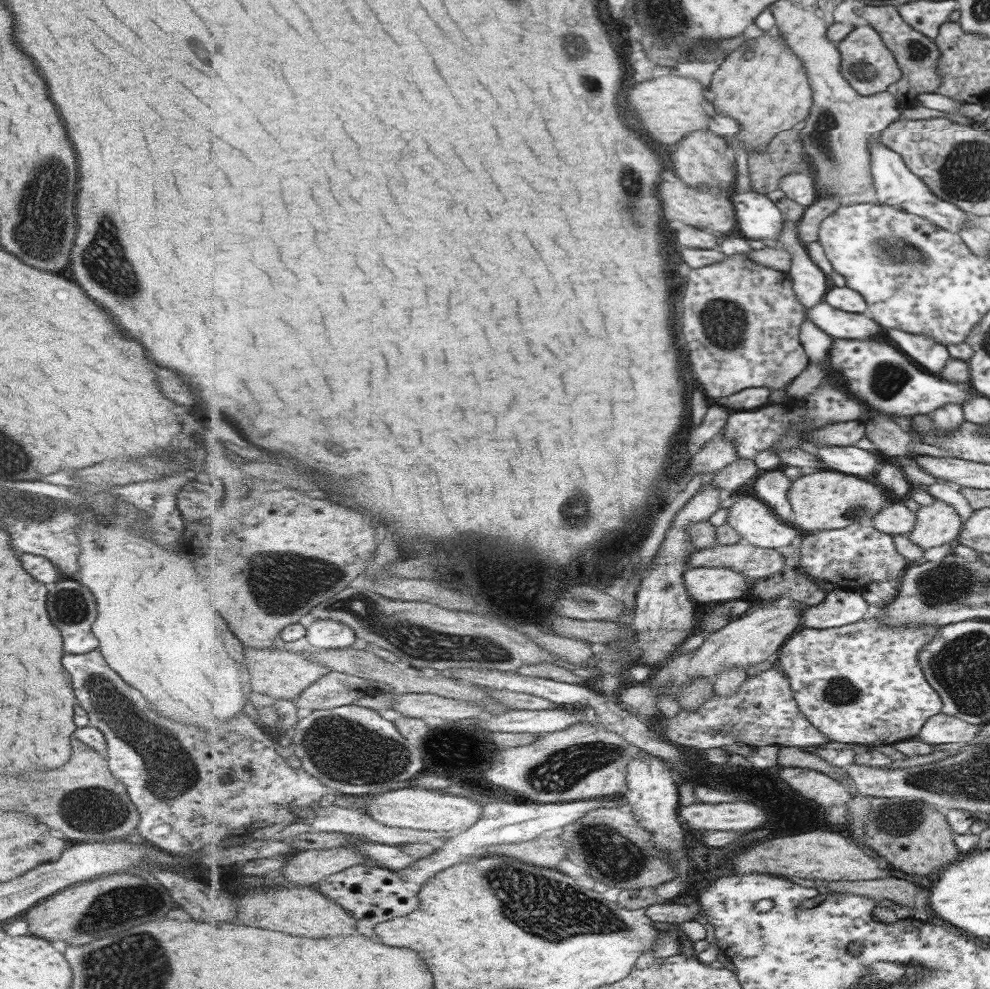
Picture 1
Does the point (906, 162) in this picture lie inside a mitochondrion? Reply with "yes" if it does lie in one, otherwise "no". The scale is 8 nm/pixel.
no

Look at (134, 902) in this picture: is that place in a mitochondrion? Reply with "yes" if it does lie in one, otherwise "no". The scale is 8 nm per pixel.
yes

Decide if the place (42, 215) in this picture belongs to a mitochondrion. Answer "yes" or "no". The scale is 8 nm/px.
yes

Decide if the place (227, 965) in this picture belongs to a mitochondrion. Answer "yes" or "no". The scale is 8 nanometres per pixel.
no

